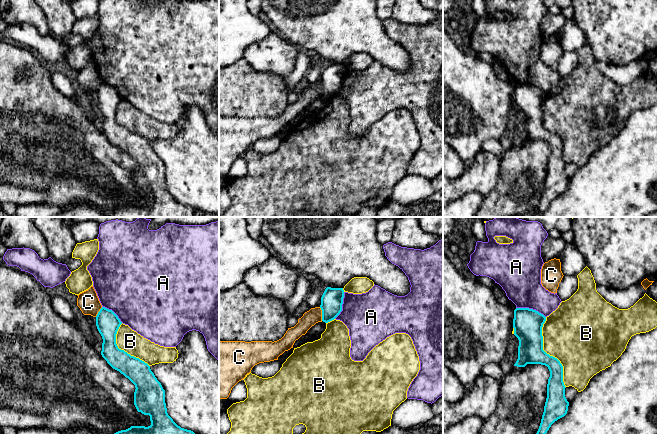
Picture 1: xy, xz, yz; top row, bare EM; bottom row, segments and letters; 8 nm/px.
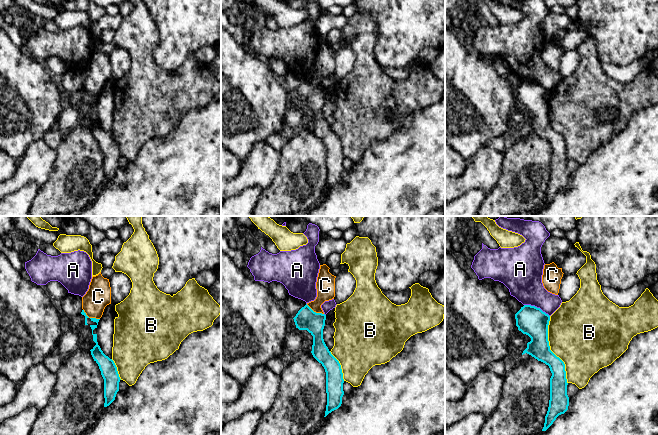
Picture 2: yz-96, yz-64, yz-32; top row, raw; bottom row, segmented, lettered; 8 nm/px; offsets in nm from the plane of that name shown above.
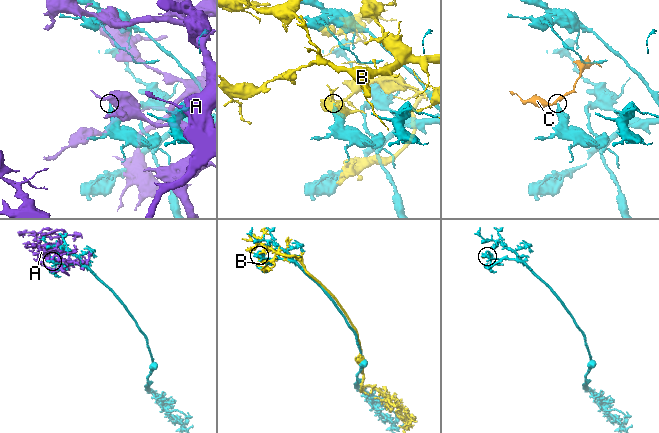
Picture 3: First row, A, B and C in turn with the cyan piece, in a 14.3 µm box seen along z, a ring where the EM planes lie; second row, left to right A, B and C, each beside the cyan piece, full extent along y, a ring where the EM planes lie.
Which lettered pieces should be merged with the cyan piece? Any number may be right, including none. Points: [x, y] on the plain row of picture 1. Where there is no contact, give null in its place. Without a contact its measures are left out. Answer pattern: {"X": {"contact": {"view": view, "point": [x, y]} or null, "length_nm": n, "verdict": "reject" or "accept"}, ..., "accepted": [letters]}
{"A": {"contact": {"view": "yz", "point": [531, 85]}, "length_nm": 260, "verdict": "reject"}, "B": {"contact": {"view": "yz", "point": [548, 130]}, "length_nm": 600, "verdict": "reject"}, "C": {"contact": {"view": "xz", "point": [322, 90]}, "length_nm": 110, "verdict": "reject"}, "accepted": []}

